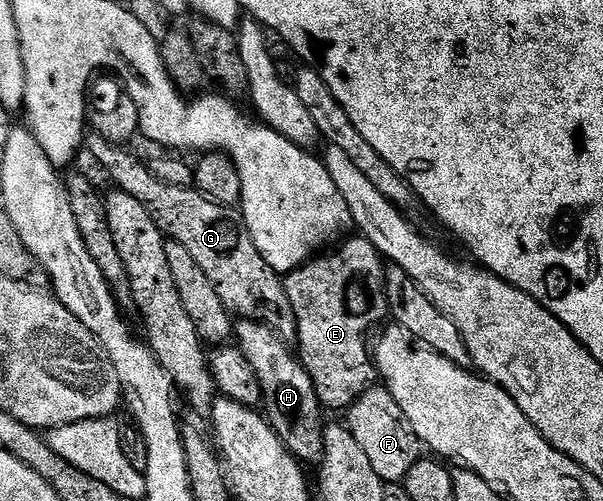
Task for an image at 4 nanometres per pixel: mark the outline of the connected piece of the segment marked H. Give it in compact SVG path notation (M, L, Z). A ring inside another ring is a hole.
M240 321L234 327L234 339L240 352L250 361L250 369L260 382L262 411L278 437L288 446L288 452L305 464L315 464L324 454L326 420L320 416L322 404L314 389L310 373L287 342L271 327L255 321Z

